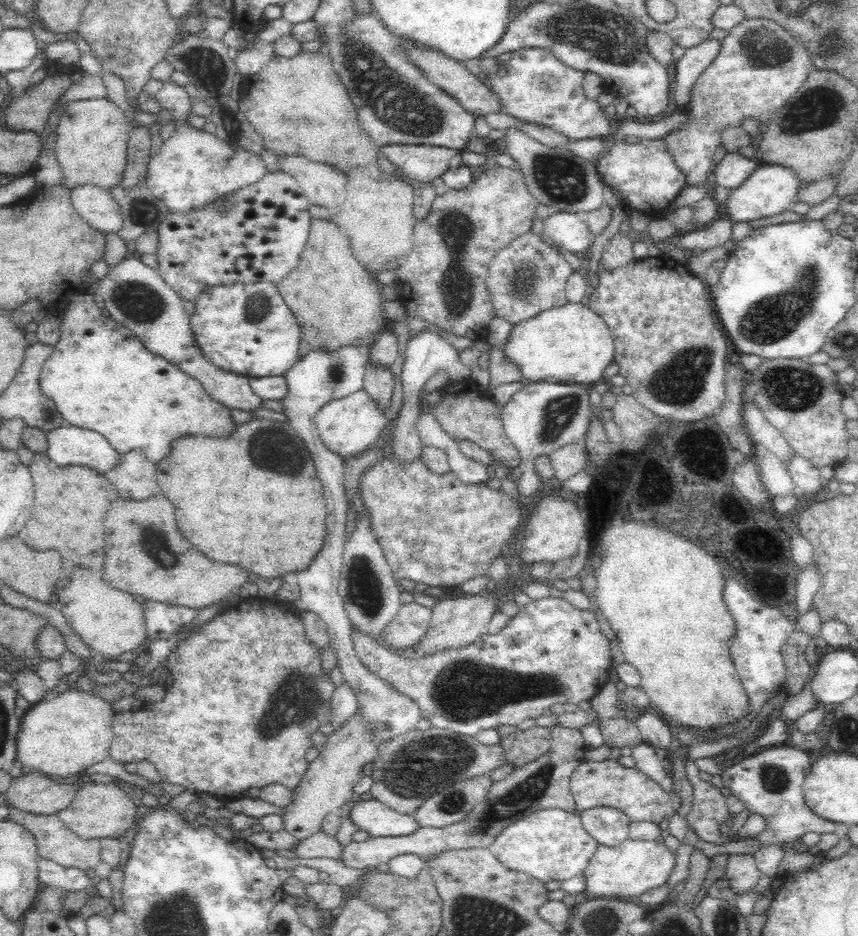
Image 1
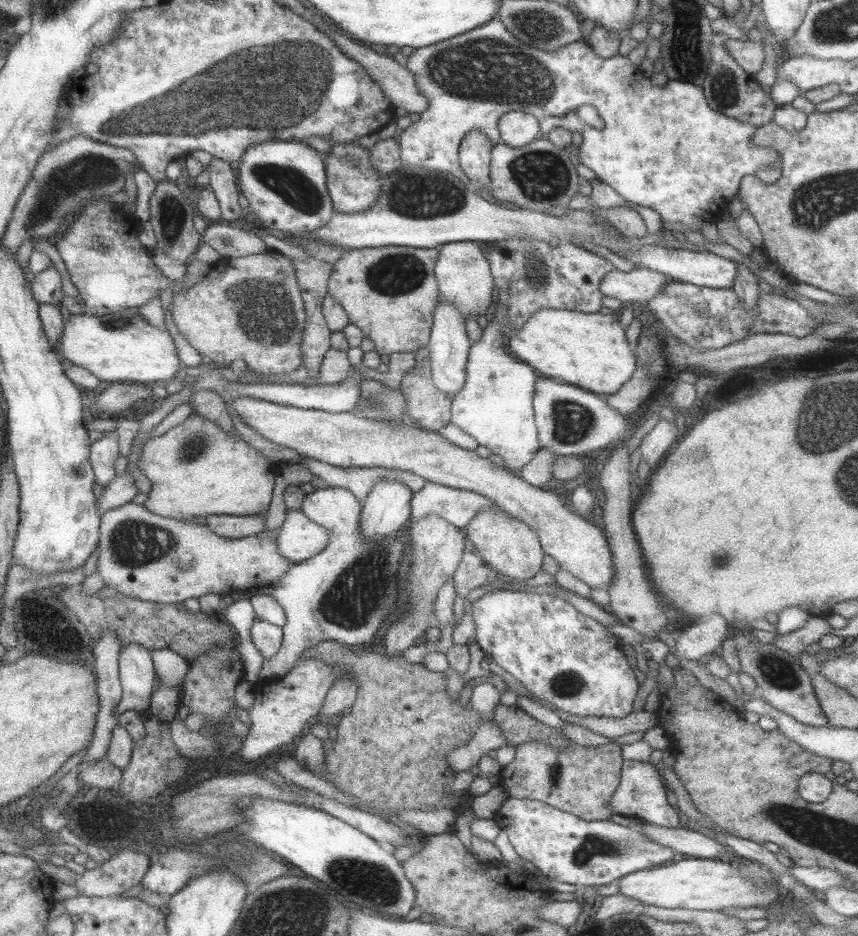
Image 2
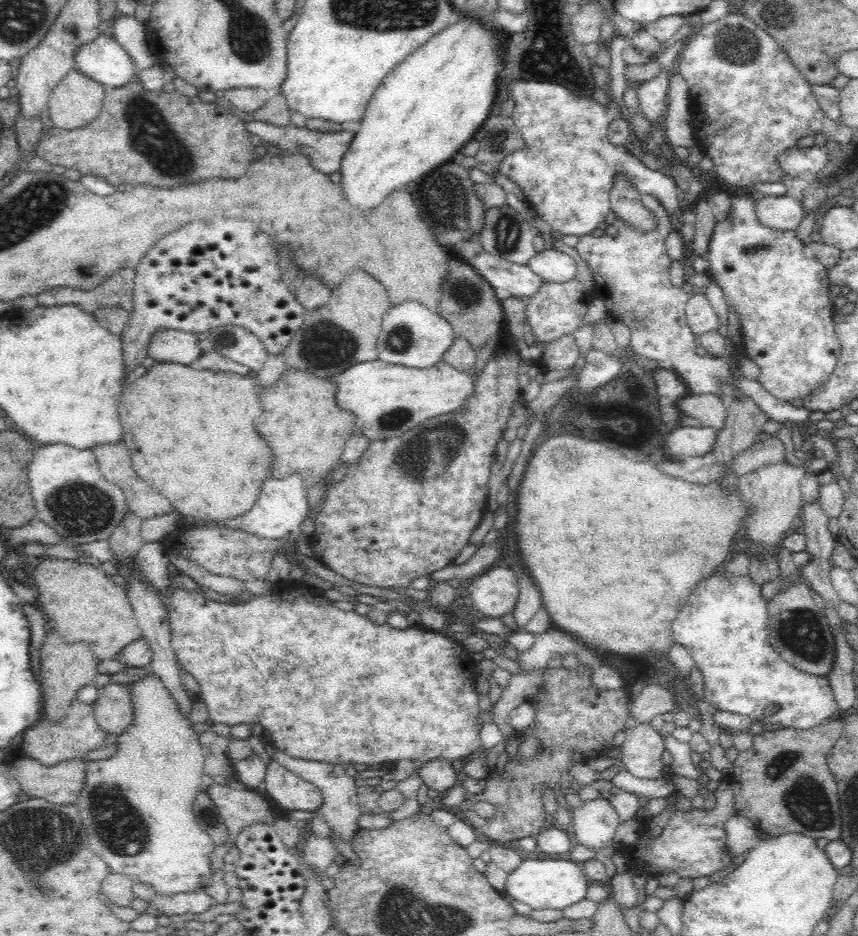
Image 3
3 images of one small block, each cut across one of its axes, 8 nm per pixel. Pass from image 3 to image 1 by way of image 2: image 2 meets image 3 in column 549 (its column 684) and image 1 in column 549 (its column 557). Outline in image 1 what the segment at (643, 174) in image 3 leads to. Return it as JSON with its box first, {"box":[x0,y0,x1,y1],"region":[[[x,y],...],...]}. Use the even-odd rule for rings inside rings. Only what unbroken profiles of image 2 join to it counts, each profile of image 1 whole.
{"box":[488,47,613,141],"region":[[[528,47],[528,48],[520,48],[514,51],[512,56],[509,56],[507,60],[500,62],[498,65],[498,70],[494,72],[494,74],[490,74],[488,80],[490,81],[492,88],[491,90],[497,94],[500,98],[500,101],[503,103],[503,113],[510,114],[519,120],[540,124],[542,126],[547,126],[556,132],[560,132],[564,134],[564,137],[570,139],[570,141],[580,141],[590,138],[607,138],[613,132],[612,127],[610,126],[611,118],[609,118],[606,114],[606,109],[600,108],[599,104],[596,101],[592,101],[586,98],[586,94],[583,90],[583,79],[584,73],[580,70],[572,69],[572,67],[566,66],[563,62],[560,62],[559,58],[556,58],[554,54],[550,52],[547,48],[536,48],[536,47]]]}

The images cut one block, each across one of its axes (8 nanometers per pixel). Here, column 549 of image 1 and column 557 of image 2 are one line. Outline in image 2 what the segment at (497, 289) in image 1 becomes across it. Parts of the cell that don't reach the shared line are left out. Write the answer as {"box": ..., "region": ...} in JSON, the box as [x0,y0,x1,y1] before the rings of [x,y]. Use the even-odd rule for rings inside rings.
{"box":[484,237,616,338],"region":[[[512,237],[508,240],[494,241],[484,246],[485,255],[492,276],[495,280],[495,304],[508,306],[508,313],[504,315],[504,326],[506,326],[507,338],[516,334],[524,322],[528,322],[528,318],[532,318],[534,312],[540,309],[566,309],[575,310],[586,313],[599,312],[603,307],[600,293],[600,282],[604,275],[616,269],[616,267],[606,259],[598,256],[591,251],[578,247],[572,242],[560,243],[557,247],[552,247],[548,241],[532,238],[532,237]]]}

